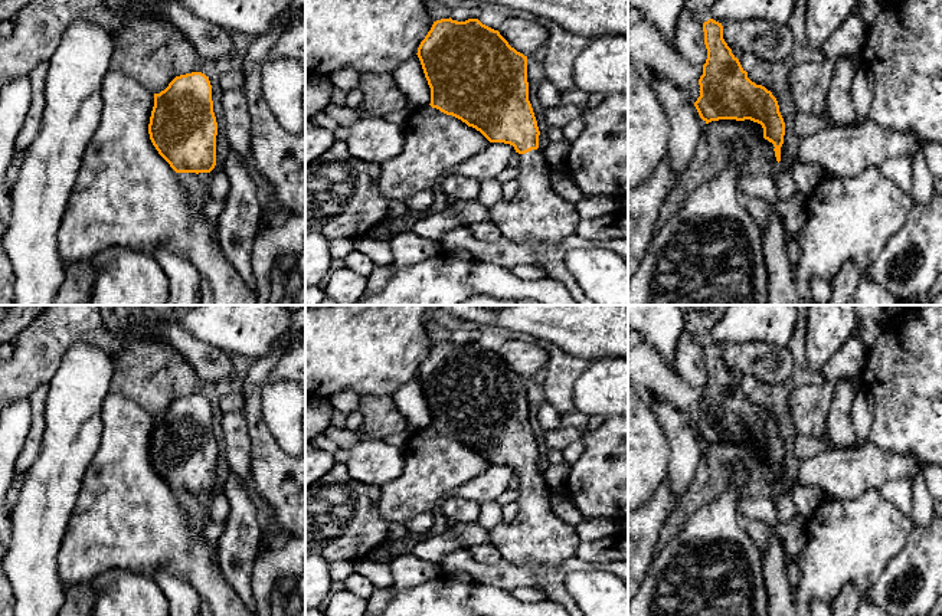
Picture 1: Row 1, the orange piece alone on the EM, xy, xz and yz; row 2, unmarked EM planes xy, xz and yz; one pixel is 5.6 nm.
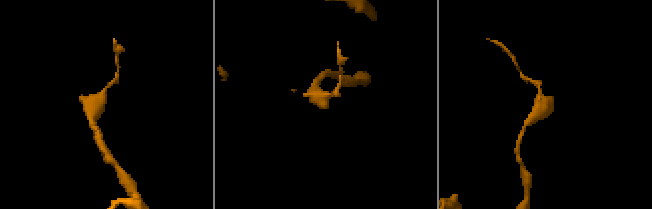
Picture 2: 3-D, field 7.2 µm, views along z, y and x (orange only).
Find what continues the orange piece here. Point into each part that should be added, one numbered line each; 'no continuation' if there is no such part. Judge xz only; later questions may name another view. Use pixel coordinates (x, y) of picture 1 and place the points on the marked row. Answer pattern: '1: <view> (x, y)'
1: xz (535, 212)

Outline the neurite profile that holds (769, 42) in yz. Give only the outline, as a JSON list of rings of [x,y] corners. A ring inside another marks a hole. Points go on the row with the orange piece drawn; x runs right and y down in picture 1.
[[[763,19],[729,20],[722,23],[723,39],[730,49],[753,53],[759,62],[776,63],[792,53],[795,40],[789,24]]]

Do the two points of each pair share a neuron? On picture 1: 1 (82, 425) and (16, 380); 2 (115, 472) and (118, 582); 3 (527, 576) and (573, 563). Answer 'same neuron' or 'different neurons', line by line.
1: different neurons
2: different neurons
3: same neuron

